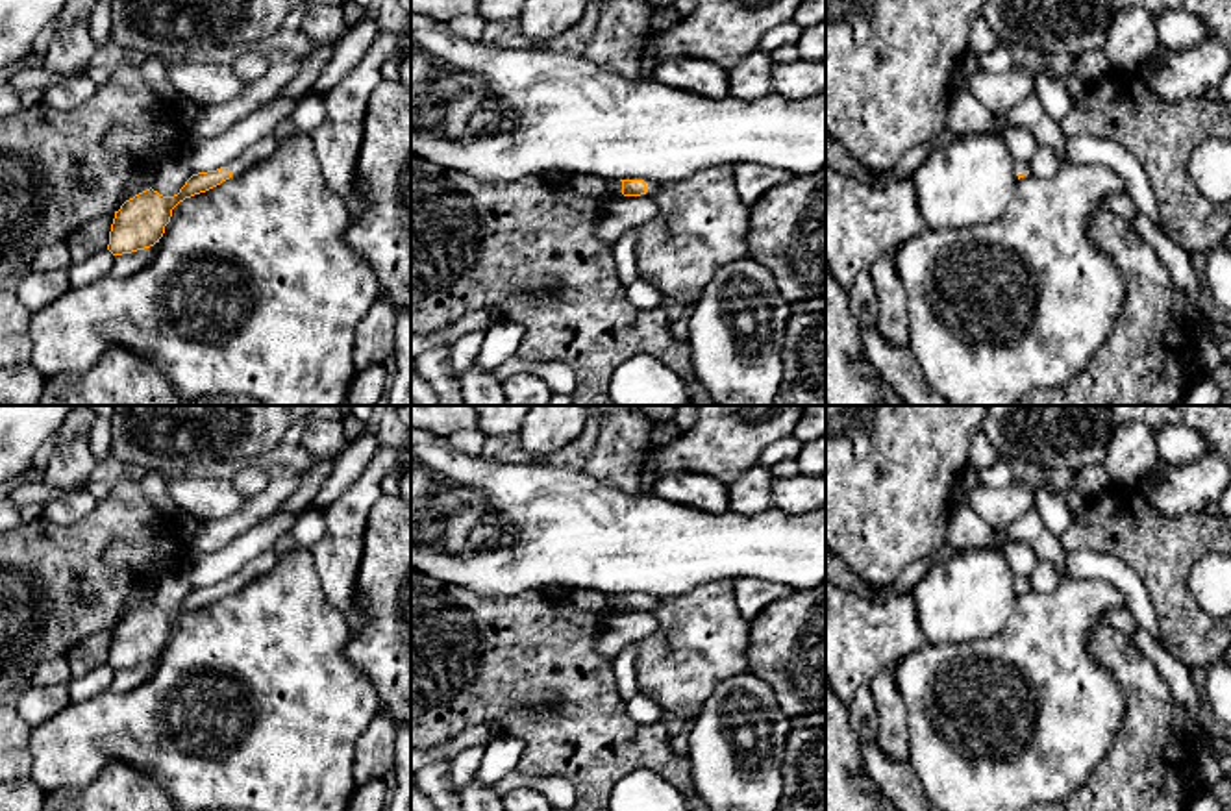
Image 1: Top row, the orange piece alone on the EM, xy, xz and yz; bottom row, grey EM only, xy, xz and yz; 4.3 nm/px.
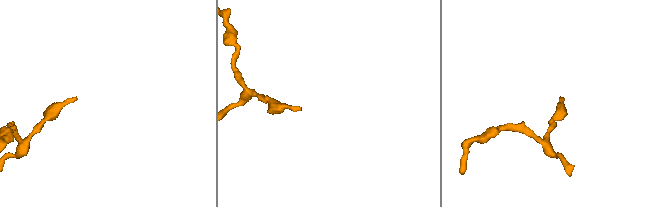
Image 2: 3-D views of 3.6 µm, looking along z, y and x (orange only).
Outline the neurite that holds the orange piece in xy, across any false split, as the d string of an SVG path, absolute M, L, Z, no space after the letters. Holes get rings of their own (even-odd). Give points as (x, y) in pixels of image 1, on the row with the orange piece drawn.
M280 133L248 148L239 159L217 170L193 174L174 196L163 196L152 187L126 200L109 231L107 250L113 256L131 254L159 243L172 209L194 194L205 193L222 181L244 172L248 167L270 157L280 144Z

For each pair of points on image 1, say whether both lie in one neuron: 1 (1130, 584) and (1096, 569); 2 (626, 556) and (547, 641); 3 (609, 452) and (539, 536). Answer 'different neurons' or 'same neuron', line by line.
1: same neuron
2: different neurons
3: different neurons

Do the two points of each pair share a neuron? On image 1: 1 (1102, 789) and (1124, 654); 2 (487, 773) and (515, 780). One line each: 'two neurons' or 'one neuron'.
1: one neuron
2: two neurons

